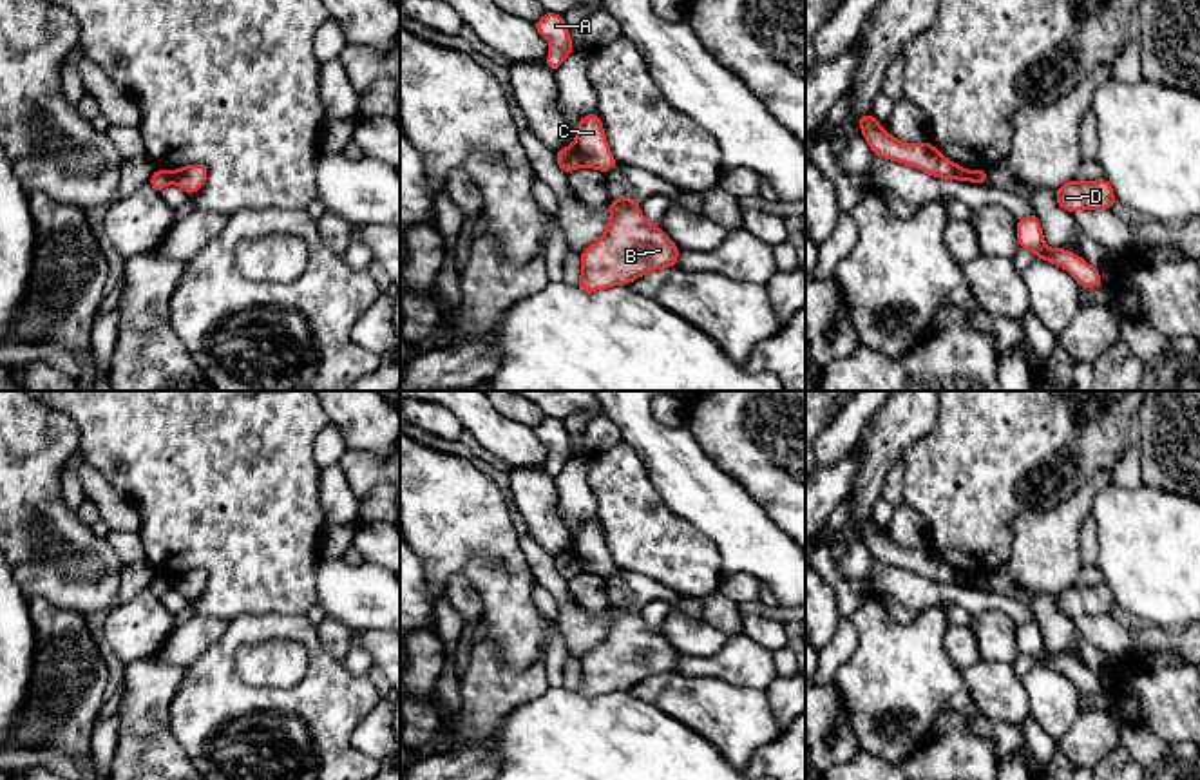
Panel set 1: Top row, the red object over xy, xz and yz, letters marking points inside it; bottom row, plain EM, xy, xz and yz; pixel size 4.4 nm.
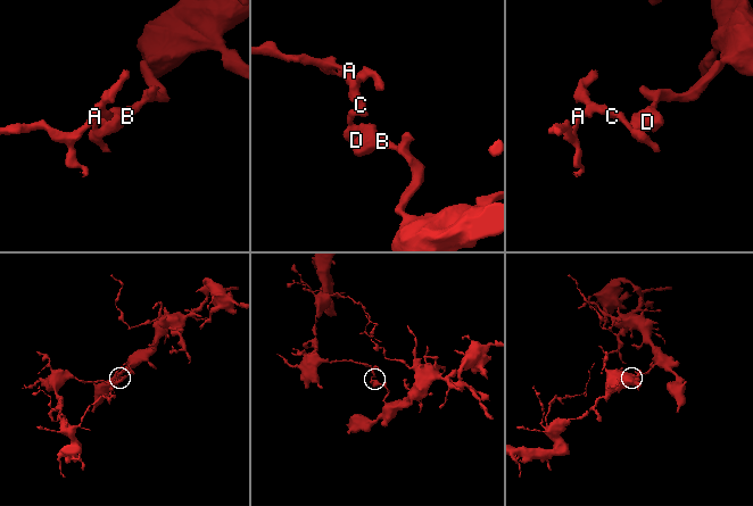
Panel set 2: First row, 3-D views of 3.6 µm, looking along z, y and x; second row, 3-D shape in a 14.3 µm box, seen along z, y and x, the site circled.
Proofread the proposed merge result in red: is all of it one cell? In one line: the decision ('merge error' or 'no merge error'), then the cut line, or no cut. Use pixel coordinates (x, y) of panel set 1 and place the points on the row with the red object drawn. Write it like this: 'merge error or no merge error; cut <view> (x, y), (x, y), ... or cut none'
merge error; cut xz (572, 147), (583, 165)

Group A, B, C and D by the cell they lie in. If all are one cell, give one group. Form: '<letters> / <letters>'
A C / B D

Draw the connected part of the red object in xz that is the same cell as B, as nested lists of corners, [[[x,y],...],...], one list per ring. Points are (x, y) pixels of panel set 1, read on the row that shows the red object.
[[[633,197],[610,199],[606,232],[579,253],[585,291],[632,284],[653,270],[675,268],[679,246],[650,224]]]

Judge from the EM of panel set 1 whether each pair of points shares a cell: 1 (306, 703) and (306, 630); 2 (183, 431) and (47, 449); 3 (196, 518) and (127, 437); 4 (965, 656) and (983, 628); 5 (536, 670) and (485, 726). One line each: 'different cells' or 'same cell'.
1: same cell
2: different cells
3: same cell
4: different cells
5: same cell

